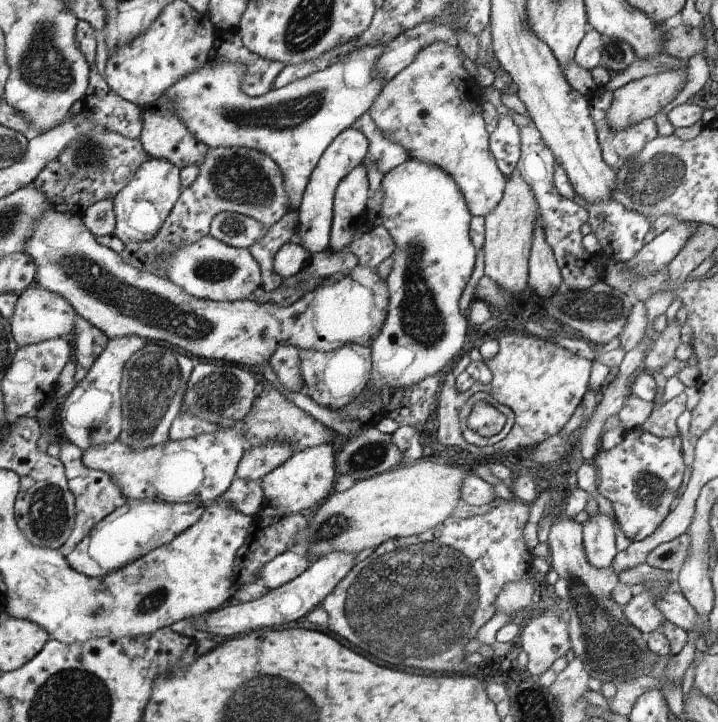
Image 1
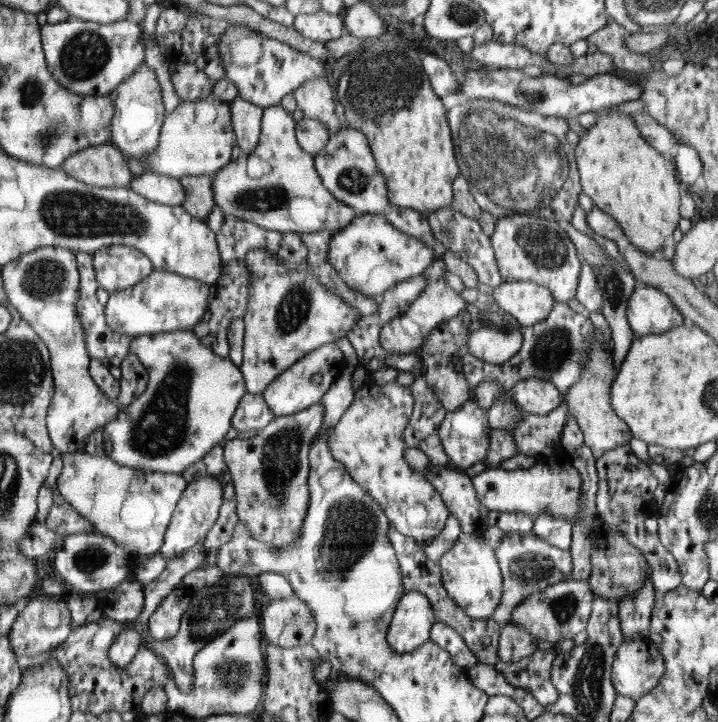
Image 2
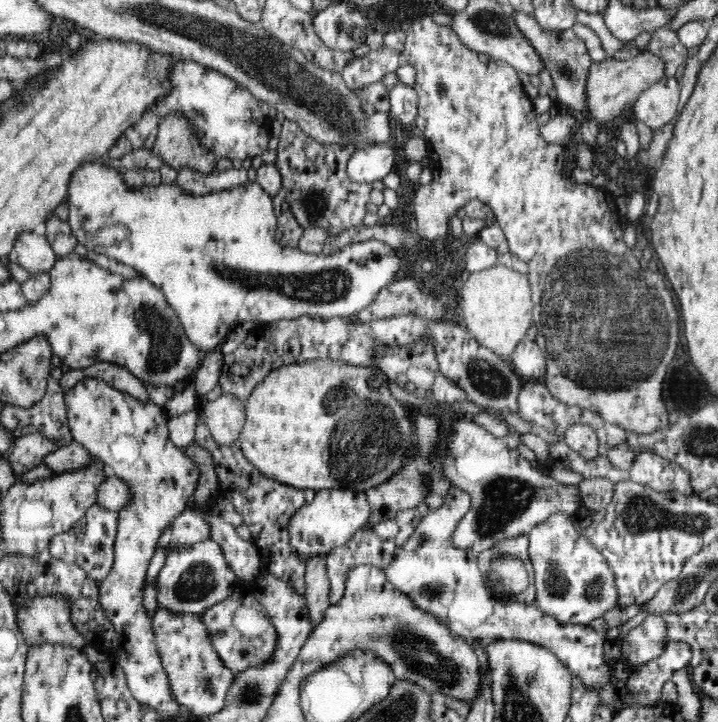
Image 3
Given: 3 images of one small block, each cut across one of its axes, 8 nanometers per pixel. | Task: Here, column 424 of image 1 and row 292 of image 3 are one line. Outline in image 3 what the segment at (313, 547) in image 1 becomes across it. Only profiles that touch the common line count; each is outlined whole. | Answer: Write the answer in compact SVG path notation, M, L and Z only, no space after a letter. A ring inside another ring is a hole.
M497 262L492 268L470 272L468 279L458 291L458 309L455 318L462 323L466 330L482 346L490 349L494 354L510 361L510 356L518 343L526 338L528 328L533 325L533 300L530 283L526 274L517 269L508 268L505 264Z

